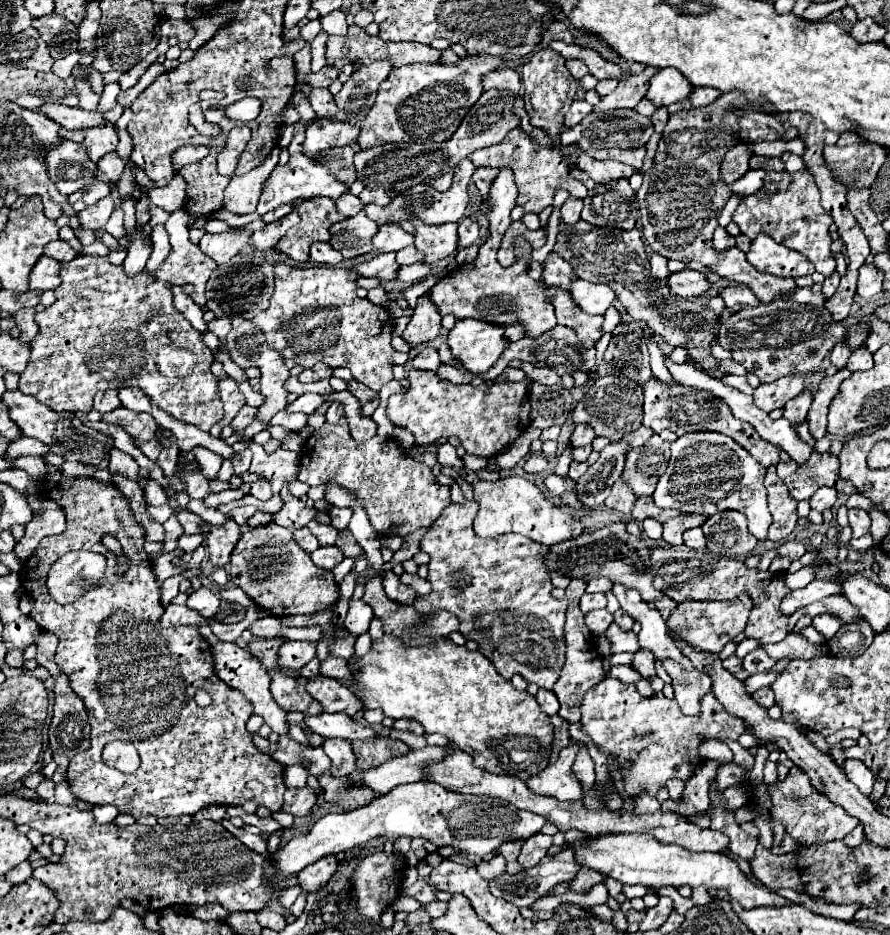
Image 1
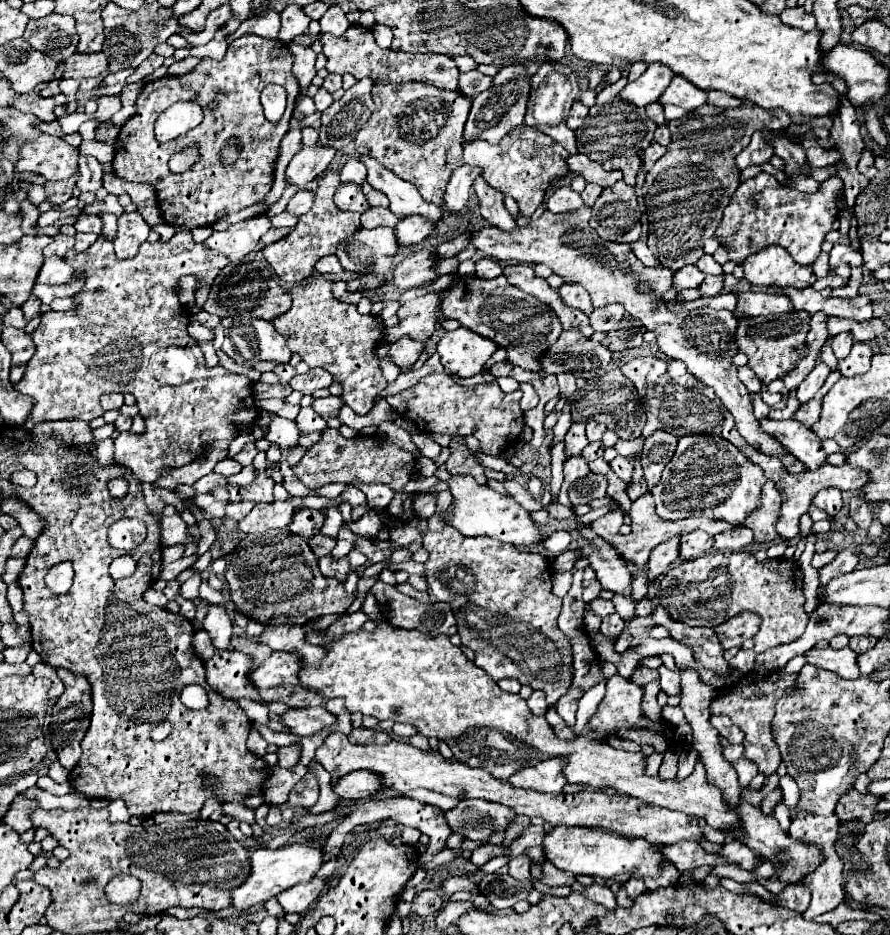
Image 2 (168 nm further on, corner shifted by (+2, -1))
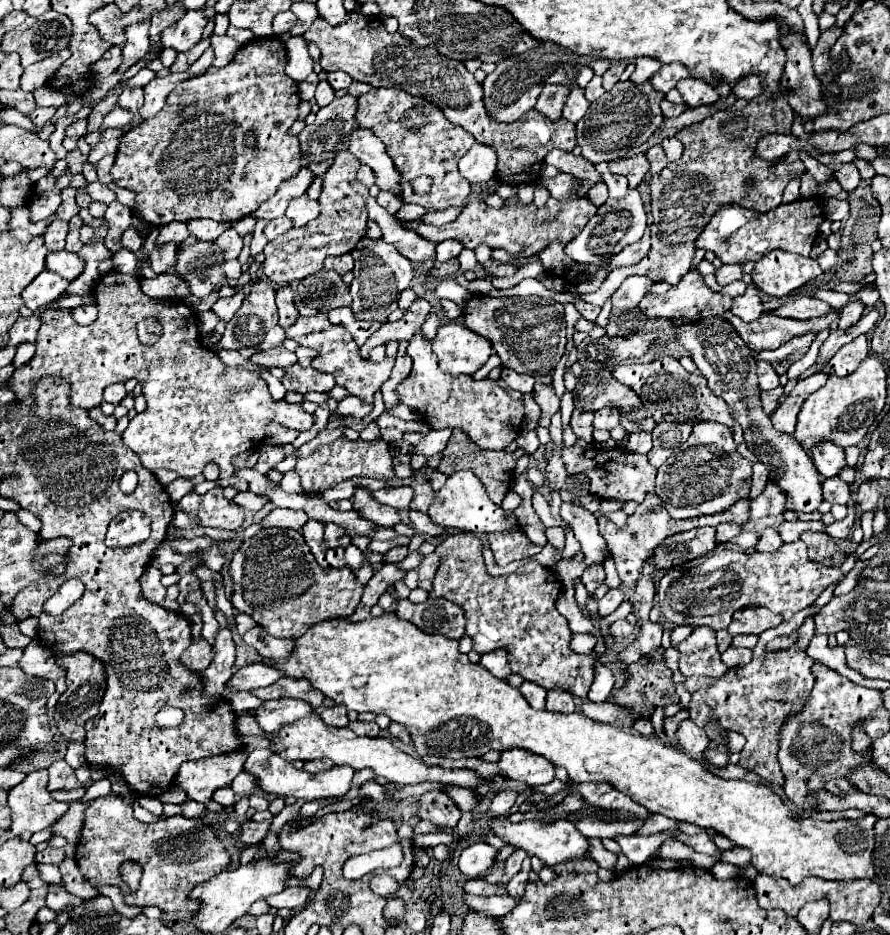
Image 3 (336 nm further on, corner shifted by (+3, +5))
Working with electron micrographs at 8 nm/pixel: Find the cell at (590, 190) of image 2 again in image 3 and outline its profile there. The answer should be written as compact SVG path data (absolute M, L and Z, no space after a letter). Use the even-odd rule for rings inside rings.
M603 181L589 189L589 199L591 199L591 203L593 203L595 207L601 207L601 205L607 201L607 197L609 197L609 193L607 193L607 185L605 185Z

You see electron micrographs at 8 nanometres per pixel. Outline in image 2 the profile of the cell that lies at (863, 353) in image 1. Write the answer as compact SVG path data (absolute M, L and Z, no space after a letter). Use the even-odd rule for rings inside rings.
M854 343L852 351L846 359L838 361L838 371L844 377L856 377L856 375L864 375L870 369L870 359L872 359L874 351L870 349L870 345L866 343Z

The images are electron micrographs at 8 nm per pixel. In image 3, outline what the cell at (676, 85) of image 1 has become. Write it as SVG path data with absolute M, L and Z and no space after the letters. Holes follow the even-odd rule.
M683 79L677 83L679 93L683 95L683 101L689 107L699 107L699 105L711 105L719 99L719 93L711 83L705 83L703 79Z

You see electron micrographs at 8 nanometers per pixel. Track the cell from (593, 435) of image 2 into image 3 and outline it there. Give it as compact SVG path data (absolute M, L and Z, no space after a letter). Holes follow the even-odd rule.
M603 407L603 409L599 409L595 413L593 427L595 429L609 429L611 431L613 427L619 425L619 415L621 415L621 411L617 407Z

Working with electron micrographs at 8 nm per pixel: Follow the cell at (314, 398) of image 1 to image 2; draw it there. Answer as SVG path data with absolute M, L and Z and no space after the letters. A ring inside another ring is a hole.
M328 395L328 397L314 399L314 403L312 403L312 409L314 409L314 411L320 415L320 417L328 419L328 417L332 417L332 415L338 415L338 411L340 411L340 405L342 405L342 399L340 399L340 397Z

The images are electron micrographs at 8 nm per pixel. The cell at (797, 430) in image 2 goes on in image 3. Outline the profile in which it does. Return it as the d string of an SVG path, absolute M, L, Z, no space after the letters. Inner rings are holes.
M829 441L819 443L809 453L811 453L811 459L813 459L817 471L823 477L835 477L835 475L839 475L847 467L845 451L841 447L837 447L837 445L829 443Z

